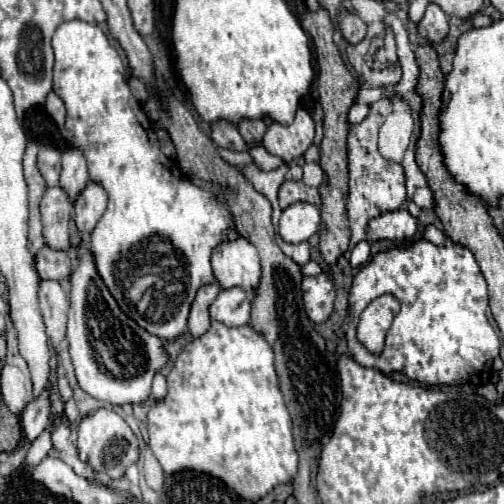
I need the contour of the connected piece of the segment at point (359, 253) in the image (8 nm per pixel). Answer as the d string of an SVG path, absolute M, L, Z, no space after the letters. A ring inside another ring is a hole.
M360 241L360 245L356 245L356 247L354 247L354 251L352 251L350 267L358 269L358 267L362 267L368 259L370 259L370 245L368 245L366 241Z

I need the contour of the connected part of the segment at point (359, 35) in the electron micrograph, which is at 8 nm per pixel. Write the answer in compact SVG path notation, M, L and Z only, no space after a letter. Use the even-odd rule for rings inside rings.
M342 9L340 15L338 15L338 21L340 21L342 35L344 35L344 39L346 39L348 43L356 45L356 43L360 43L360 41L364 39L368 25L366 25L356 13L350 13L350 11Z

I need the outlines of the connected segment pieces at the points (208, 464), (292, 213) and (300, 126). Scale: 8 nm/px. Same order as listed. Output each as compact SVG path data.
M212 321L204 335L184 347L166 381L166 399L156 403L148 413L148 445L164 473L176 473L182 469L210 473L252 503L296 475L298 455L292 441L292 421L278 387L274 353L266 339L250 325L226 327L220 321Z
M294 203L282 211L278 235L286 243L308 241L320 225L320 211L310 203Z
M298 109L290 125L272 123L262 139L262 145L268 153L284 159L286 163L304 155L314 139L314 121L308 111Z

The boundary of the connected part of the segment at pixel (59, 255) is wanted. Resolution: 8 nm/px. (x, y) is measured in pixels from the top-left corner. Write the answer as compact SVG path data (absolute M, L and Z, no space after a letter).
M48 245L36 257L36 269L40 279L66 281L70 279L70 257L66 251L54 251Z

